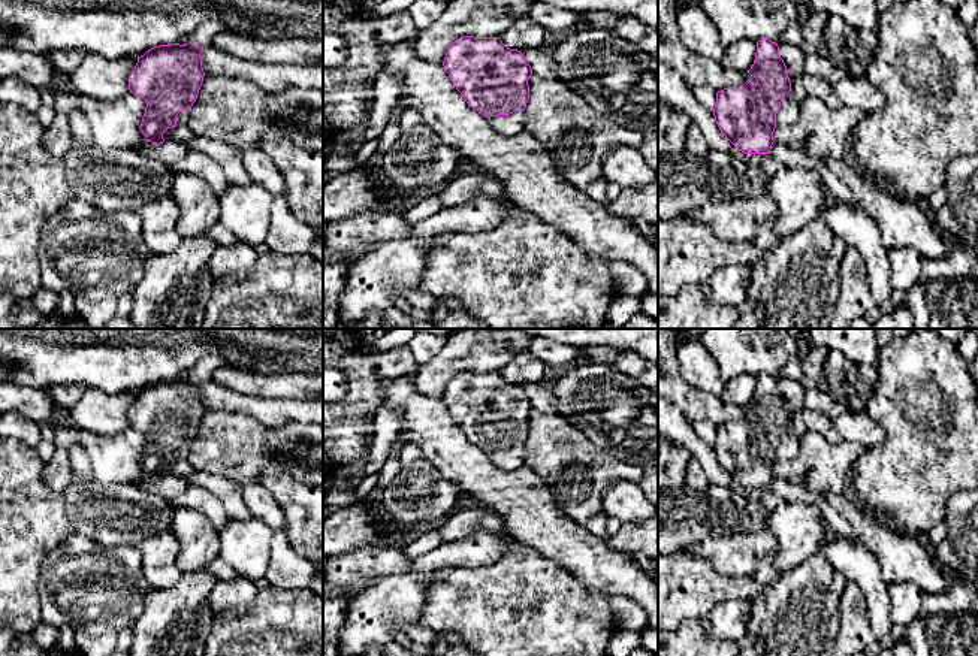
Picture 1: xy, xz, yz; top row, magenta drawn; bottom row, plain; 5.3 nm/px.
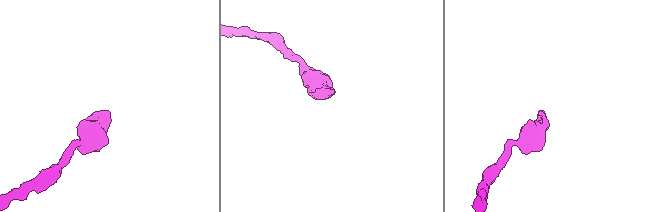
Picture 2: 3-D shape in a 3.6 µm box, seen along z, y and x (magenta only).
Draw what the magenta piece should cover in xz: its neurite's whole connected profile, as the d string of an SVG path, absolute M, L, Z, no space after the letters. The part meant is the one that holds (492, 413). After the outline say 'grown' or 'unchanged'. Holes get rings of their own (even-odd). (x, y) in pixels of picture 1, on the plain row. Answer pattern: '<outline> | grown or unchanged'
M464 371L449 380L443 400L468 441L486 451L493 465L505 471L513 471L525 465L523 445L529 435L528 414L532 409L532 403L520 386L507 383L499 372Z | grown

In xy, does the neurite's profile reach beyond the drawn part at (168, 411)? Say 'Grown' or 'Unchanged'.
Grown

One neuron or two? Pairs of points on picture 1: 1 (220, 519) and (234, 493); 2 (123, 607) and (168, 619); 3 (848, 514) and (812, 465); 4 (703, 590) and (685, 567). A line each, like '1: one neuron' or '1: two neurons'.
1: two neurons
2: two neurons
3: two neurons
4: one neuron

